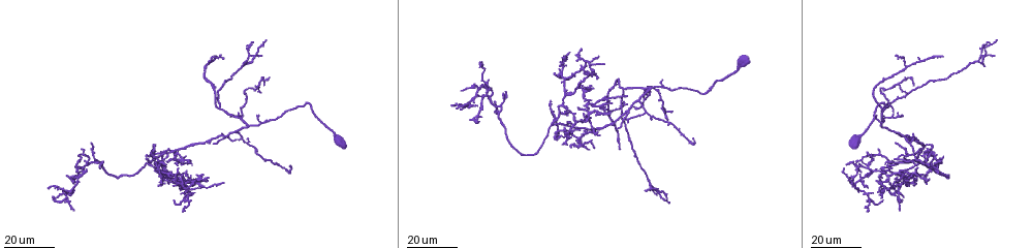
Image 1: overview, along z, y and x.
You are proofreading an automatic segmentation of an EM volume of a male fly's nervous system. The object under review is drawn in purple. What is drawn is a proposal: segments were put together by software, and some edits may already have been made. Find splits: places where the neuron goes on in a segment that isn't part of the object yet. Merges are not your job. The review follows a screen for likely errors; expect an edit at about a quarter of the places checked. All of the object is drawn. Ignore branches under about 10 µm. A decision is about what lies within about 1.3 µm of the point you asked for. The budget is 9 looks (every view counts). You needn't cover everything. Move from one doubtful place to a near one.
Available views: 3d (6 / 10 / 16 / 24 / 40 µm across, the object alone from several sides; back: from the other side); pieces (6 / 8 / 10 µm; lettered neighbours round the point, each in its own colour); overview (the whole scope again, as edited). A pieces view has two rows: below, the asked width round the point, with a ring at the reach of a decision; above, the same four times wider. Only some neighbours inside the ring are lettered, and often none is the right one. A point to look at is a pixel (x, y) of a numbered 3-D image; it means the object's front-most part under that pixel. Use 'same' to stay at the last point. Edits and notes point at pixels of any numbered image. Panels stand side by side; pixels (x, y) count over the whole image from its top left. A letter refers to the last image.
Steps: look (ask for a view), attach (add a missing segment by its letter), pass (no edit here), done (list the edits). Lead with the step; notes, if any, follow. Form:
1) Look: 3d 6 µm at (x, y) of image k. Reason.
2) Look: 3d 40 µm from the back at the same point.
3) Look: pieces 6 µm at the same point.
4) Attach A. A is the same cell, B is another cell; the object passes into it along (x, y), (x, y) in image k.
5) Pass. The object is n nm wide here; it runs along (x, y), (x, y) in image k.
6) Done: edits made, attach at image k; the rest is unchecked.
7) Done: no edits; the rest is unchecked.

Look: 3d 24 µm at (561, 113) of image 1. An open end.

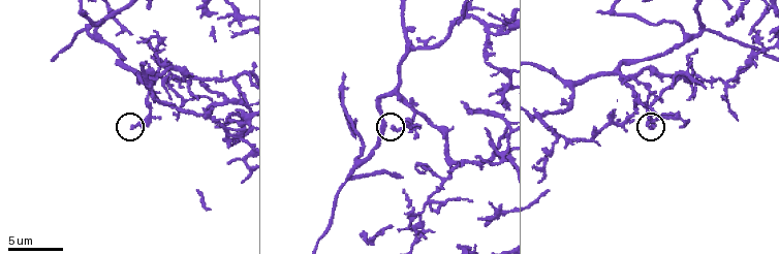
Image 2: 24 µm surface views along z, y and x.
Look: pieces 10 µm at (393, 130) of image 2.

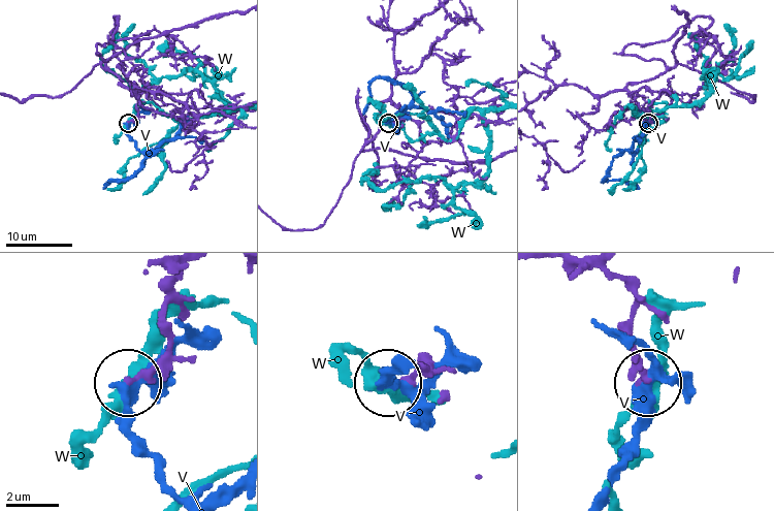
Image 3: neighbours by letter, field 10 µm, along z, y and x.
Pass. The object is 260 nm wide here; V and W are other cells; none of them fits.

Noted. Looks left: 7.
Look: 3d 16 µm at (913, 134) of image 1. Tapers out.

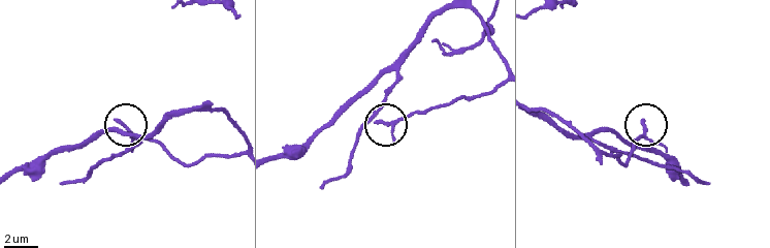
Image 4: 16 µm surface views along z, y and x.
Look: pieces 6 µm at (642, 123) of image 4. What lies round it.

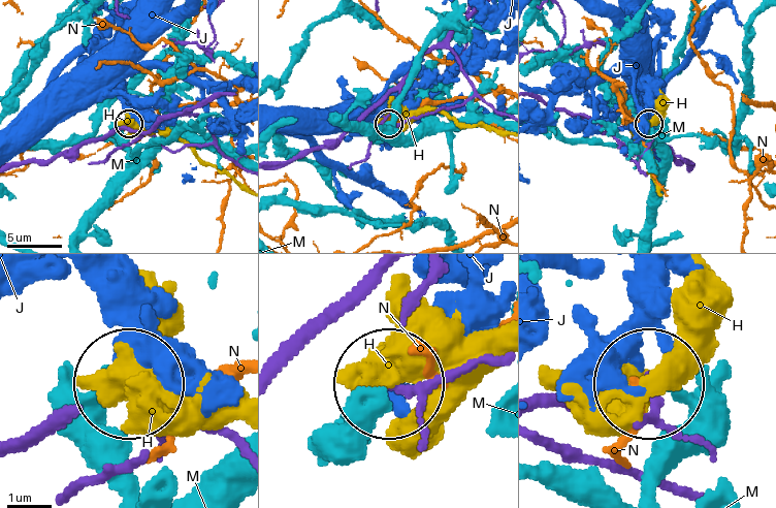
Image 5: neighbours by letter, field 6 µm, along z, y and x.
Pass. H, J, M and N are other cells; it runs along (483, 360), (406, 389), (387, 382) in image 5; none of them fits.

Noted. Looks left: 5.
Look: 3d 16 µm at (616, 128) of image 1.

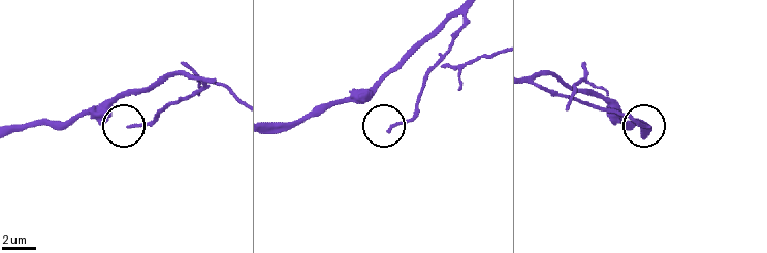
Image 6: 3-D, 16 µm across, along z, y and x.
Look: pieces 10 µm at (131, 127) of image 6.

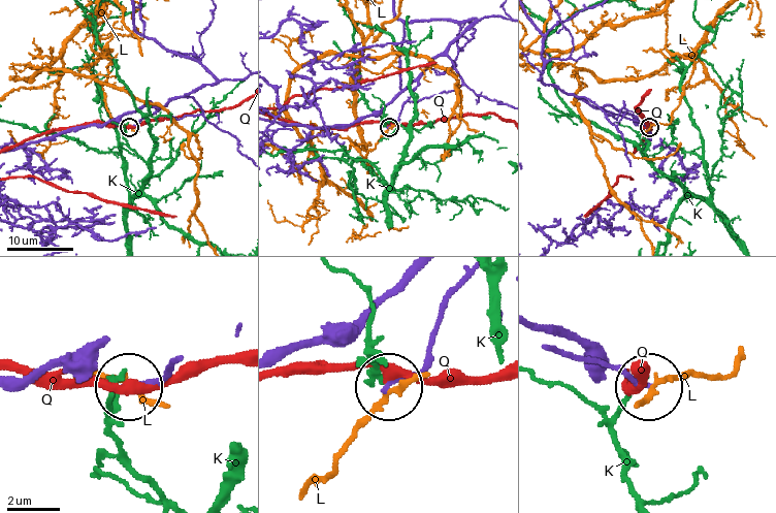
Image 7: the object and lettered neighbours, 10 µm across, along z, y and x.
Pass. K, L and Q are other cells; none of them fits.

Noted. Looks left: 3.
Look: 3d 24 µm at (867, 202) of image 1. Free end.

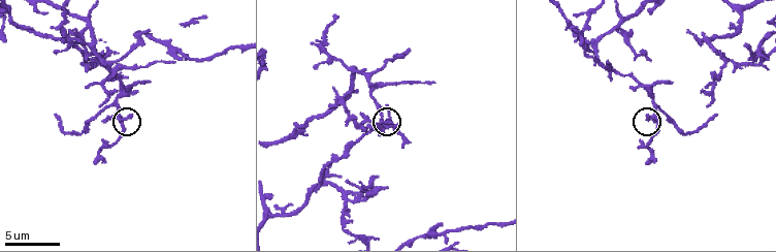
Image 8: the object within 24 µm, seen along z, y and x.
Look: pieces 8 µm at (388, 122) of image 8.

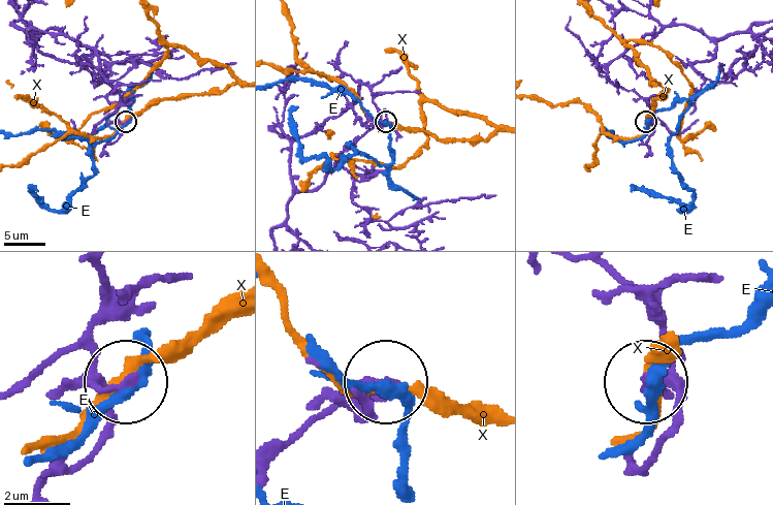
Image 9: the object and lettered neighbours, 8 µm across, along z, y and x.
Pass. The object is 210 nm wide here; E and X are other cells; it runs along (67, 37), (95, 53), (124, 122) in image 9; none of them fits.

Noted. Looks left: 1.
Look: pieces 8 µm at (408, 50) of image 8. An open end.

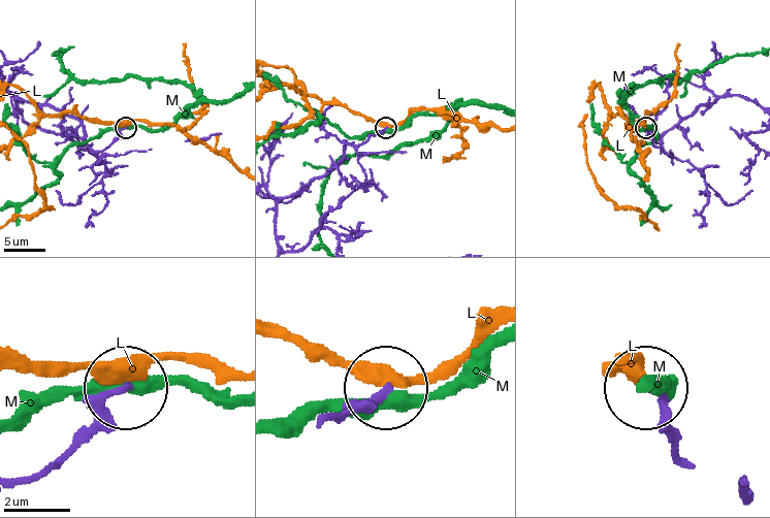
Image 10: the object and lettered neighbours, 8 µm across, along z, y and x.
Pass. L and M are other cells; it runs along (286, 198), (328, 173), (345, 144), (362, 143), (384, 128) in image 10; no lettered segment goes on from it.

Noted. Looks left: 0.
Done: no edits; the rest is unchecked.

